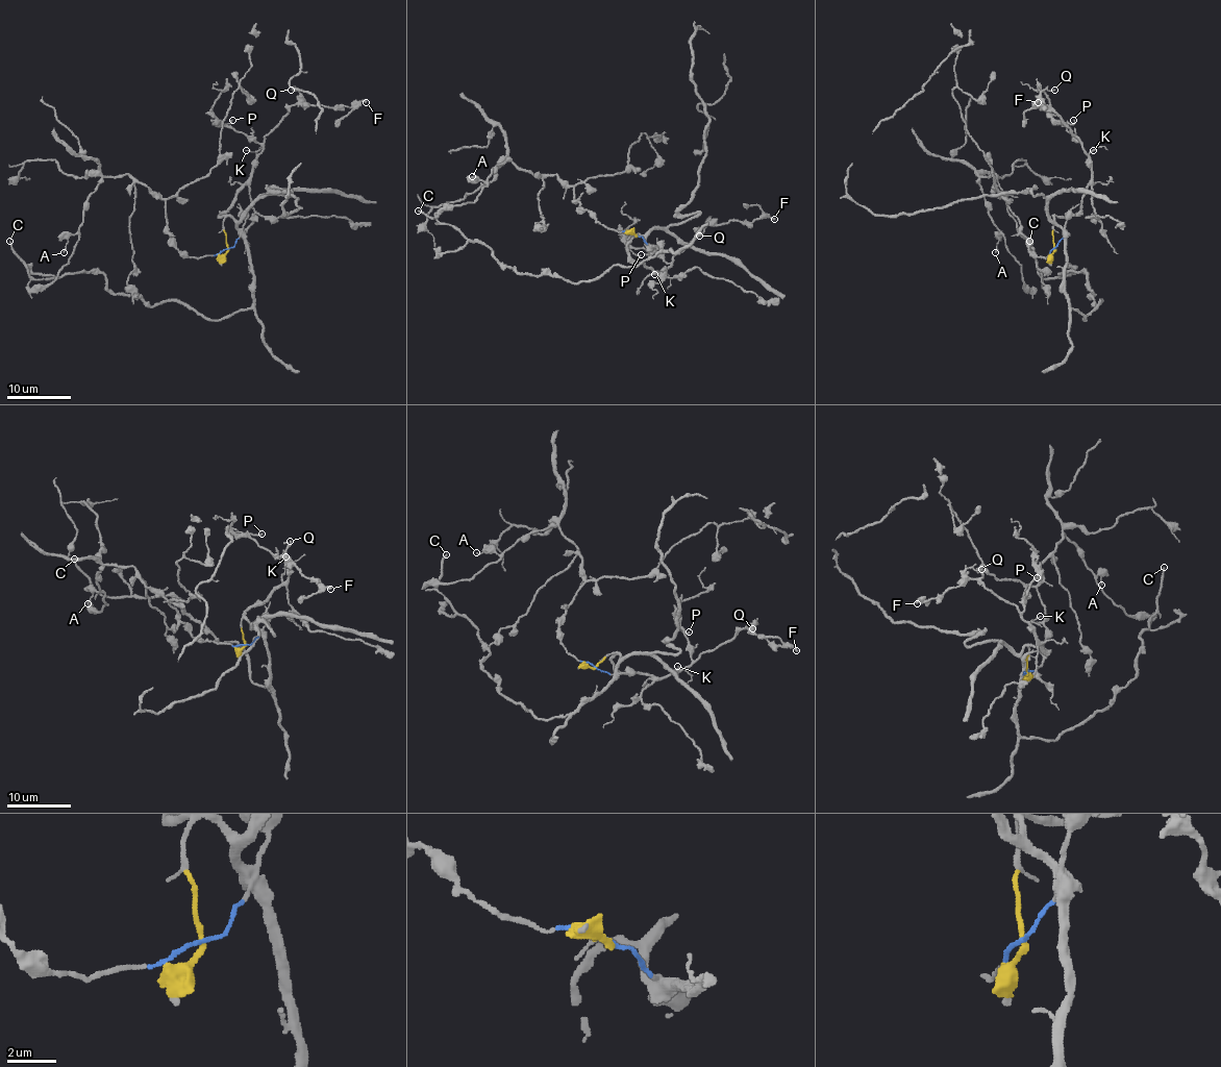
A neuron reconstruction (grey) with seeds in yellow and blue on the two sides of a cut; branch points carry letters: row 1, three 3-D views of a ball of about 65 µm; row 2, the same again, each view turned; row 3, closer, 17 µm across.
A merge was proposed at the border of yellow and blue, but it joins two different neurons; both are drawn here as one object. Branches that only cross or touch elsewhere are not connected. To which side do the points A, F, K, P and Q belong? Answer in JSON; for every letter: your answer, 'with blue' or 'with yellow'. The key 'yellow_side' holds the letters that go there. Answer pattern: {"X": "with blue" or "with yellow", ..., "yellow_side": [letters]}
{"A": "with blue", "F": "with yellow", "K": "with yellow", "P": "with yellow", "Q": "with yellow", "yellow_side": ["F", "K", "P", "Q"]}

